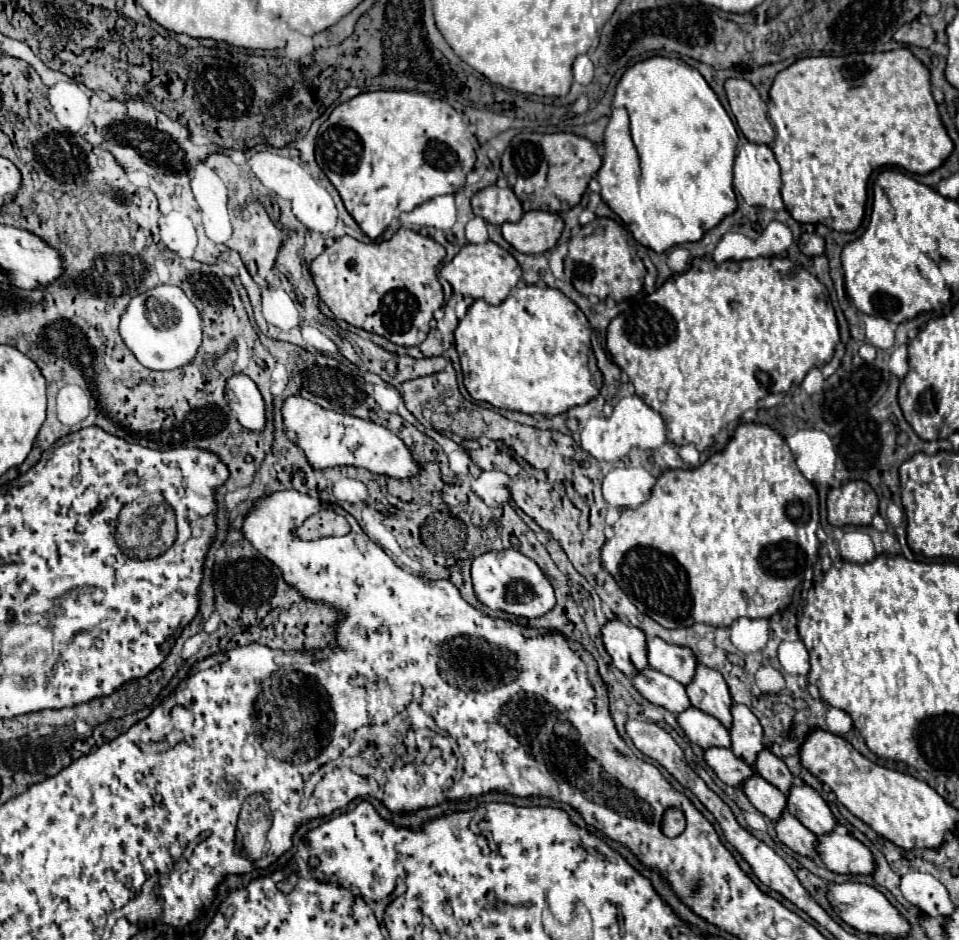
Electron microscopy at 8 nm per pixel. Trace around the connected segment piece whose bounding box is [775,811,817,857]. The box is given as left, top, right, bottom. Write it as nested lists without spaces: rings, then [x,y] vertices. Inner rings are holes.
[[[789,811],[781,813],[781,819],[775,821],[775,831],[781,843],[785,843],[791,851],[805,855],[805,857],[815,857],[813,855],[813,839],[817,839],[811,831],[805,831]]]

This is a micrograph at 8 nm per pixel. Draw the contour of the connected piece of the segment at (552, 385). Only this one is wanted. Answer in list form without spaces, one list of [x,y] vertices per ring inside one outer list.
[[[525,285],[515,287],[501,305],[489,305],[483,299],[477,299],[455,331],[455,345],[461,359],[465,387],[473,399],[527,415],[561,415],[575,405],[589,403],[601,389],[601,371],[595,367],[593,375],[589,367],[589,337],[589,321],[569,297],[559,289]]]

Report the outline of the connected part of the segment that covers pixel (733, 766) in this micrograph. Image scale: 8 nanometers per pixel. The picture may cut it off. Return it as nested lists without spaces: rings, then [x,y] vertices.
[[[709,747],[703,751],[707,765],[715,771],[715,775],[731,787],[741,787],[741,783],[753,773],[751,765],[741,763],[727,747]]]

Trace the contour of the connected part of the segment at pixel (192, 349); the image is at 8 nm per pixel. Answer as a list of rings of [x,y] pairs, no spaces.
[[[159,285],[135,295],[119,321],[119,335],[141,365],[155,371],[169,371],[193,359],[201,345],[201,317],[189,297],[173,285]]]

